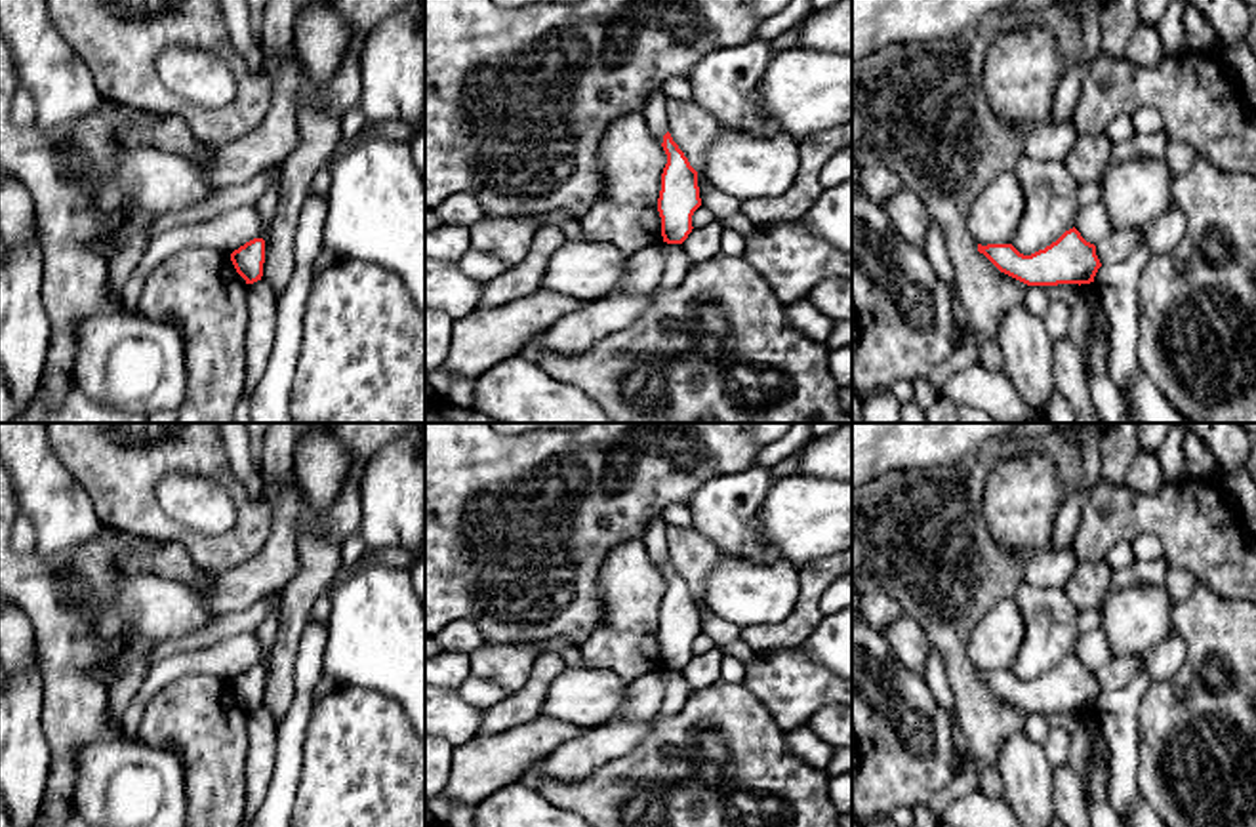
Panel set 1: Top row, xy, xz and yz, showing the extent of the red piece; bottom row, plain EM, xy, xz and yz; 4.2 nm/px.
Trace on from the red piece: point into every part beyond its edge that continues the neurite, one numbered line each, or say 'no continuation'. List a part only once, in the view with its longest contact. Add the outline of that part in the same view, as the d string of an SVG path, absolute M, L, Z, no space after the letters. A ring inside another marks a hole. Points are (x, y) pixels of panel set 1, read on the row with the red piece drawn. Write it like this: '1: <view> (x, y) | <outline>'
no continuation

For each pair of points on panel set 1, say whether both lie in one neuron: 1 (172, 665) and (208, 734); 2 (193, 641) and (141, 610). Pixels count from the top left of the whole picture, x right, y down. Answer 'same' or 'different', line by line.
1: different
2: different

